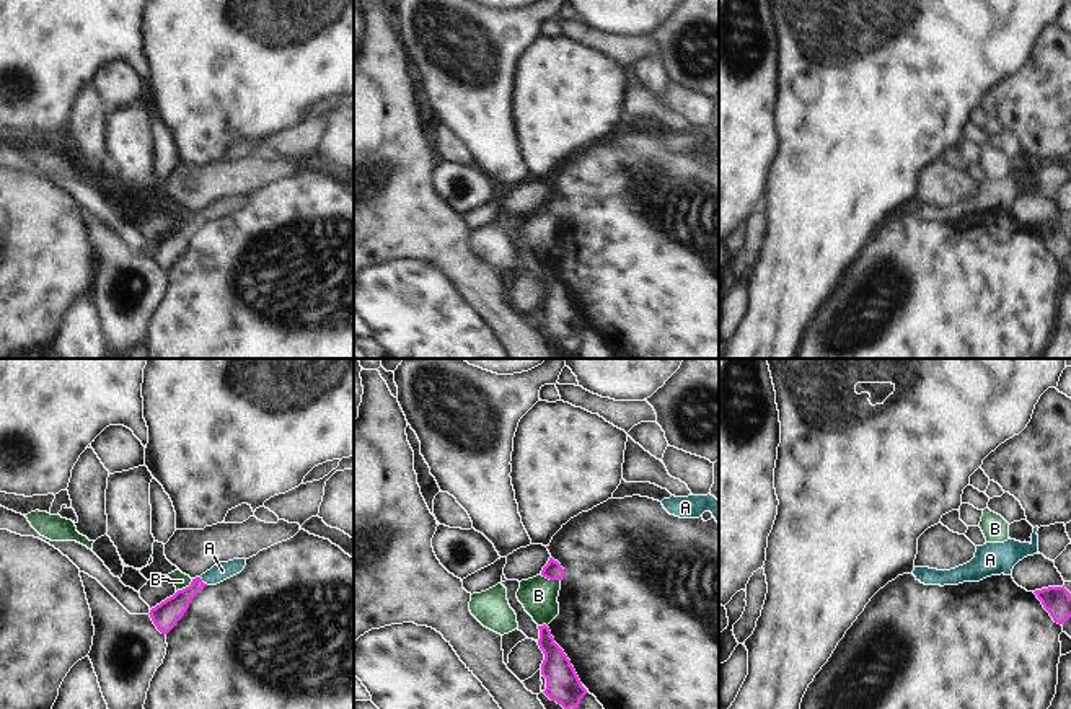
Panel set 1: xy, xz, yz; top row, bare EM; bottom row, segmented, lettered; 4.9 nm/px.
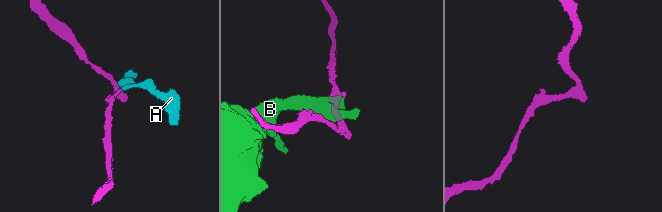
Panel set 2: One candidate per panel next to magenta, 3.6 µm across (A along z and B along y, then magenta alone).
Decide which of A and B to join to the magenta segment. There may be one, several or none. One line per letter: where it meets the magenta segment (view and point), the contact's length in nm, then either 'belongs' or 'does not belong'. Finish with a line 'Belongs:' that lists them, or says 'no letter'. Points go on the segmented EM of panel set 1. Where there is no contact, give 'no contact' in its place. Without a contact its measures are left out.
A: meets magenta in xy at (202, 582); contact 60 nm long; does not belong
B: meets magenta in xy at (186, 587); contact 110 nm long; does not belong
Belongs: no letter

